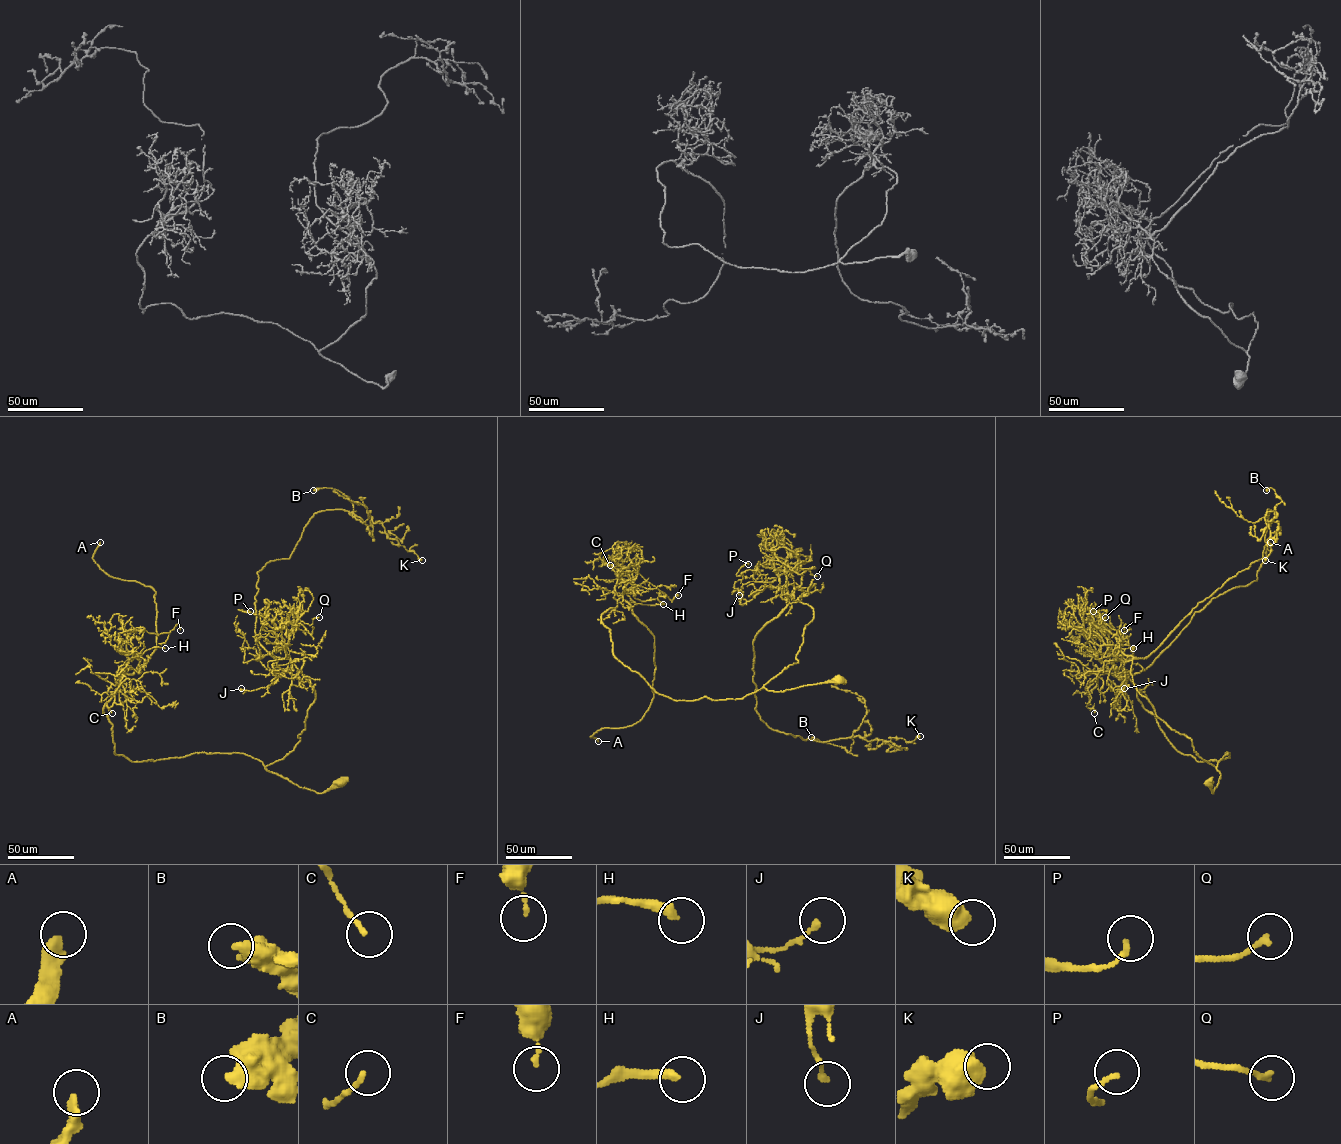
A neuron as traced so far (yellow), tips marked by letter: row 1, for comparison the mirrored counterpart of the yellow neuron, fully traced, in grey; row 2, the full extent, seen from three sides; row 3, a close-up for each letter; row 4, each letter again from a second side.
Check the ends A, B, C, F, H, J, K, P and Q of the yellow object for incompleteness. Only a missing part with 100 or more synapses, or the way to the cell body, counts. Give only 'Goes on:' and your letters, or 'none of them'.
Goes on: A

